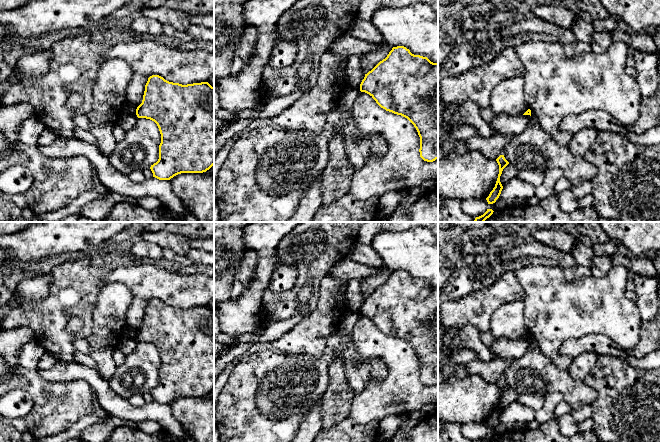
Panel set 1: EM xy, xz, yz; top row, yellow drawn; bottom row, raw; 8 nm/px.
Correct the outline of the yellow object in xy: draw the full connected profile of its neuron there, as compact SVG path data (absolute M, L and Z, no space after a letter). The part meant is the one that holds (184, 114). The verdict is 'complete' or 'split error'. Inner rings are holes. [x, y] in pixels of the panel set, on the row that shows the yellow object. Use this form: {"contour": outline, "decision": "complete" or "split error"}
{"contour": "M152 75L136 115L154 121L161 134L159 159L150 167L153 177L170 180L181 173L206 172L214 165L214 87L208 82L182 85Z", "decision": "complete"}

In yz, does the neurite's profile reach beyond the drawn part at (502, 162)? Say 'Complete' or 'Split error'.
Complete

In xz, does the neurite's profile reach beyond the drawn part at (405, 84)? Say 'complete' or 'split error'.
complete

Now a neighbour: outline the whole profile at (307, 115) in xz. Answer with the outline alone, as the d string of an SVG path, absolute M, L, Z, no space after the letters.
M326 51L319 62L315 86L273 117L273 123L292 132L319 136L328 113L349 87L345 73L347 63L347 56Z

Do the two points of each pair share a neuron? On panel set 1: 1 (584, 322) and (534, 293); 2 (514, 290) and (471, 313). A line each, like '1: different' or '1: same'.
1: same
2: same

